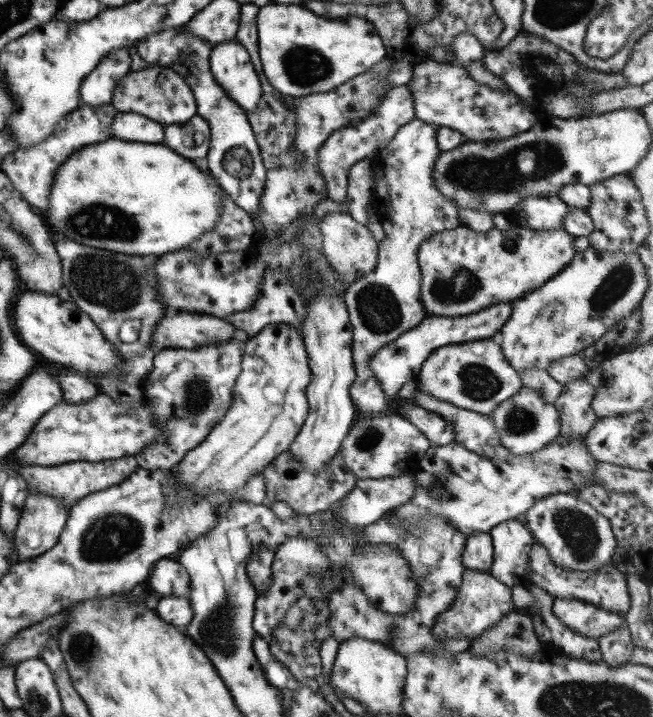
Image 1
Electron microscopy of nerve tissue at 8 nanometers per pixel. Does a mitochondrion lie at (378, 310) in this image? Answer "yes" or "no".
yes

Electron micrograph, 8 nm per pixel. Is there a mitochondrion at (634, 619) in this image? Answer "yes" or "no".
no

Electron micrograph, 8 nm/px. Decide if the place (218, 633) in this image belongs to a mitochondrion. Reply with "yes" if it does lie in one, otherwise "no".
yes

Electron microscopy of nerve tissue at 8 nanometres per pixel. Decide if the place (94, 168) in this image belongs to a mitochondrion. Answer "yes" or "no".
no

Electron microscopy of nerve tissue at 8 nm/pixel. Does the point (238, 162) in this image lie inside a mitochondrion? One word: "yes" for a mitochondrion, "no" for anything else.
yes

